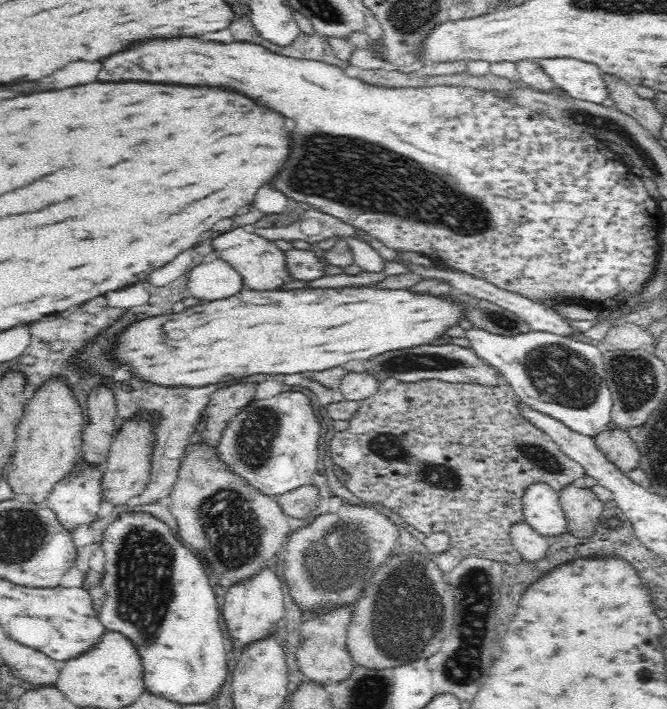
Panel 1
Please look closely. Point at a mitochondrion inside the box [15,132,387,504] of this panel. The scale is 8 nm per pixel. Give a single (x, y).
(253, 443)

